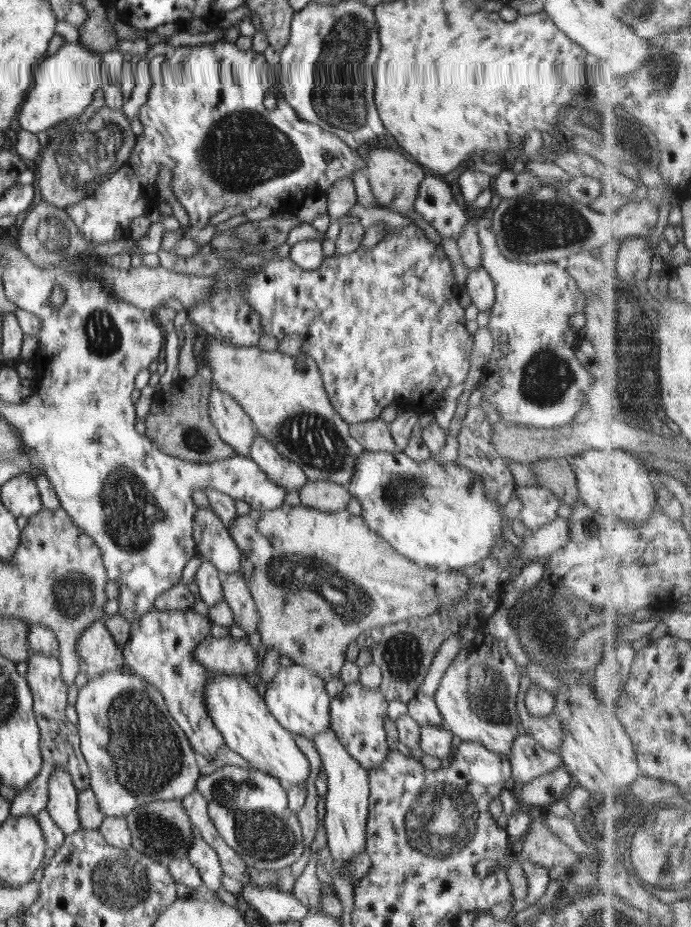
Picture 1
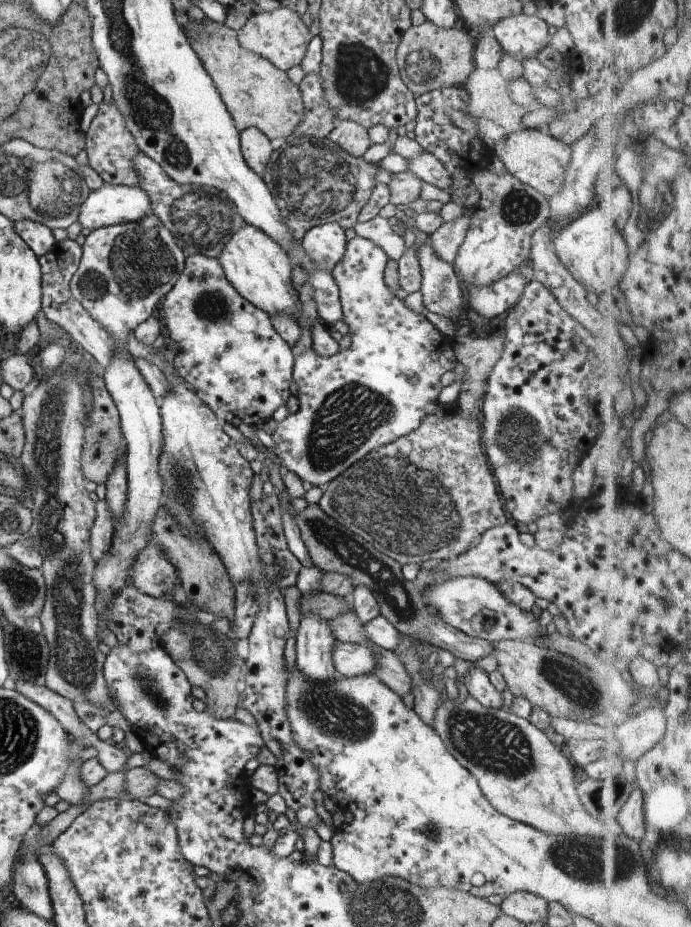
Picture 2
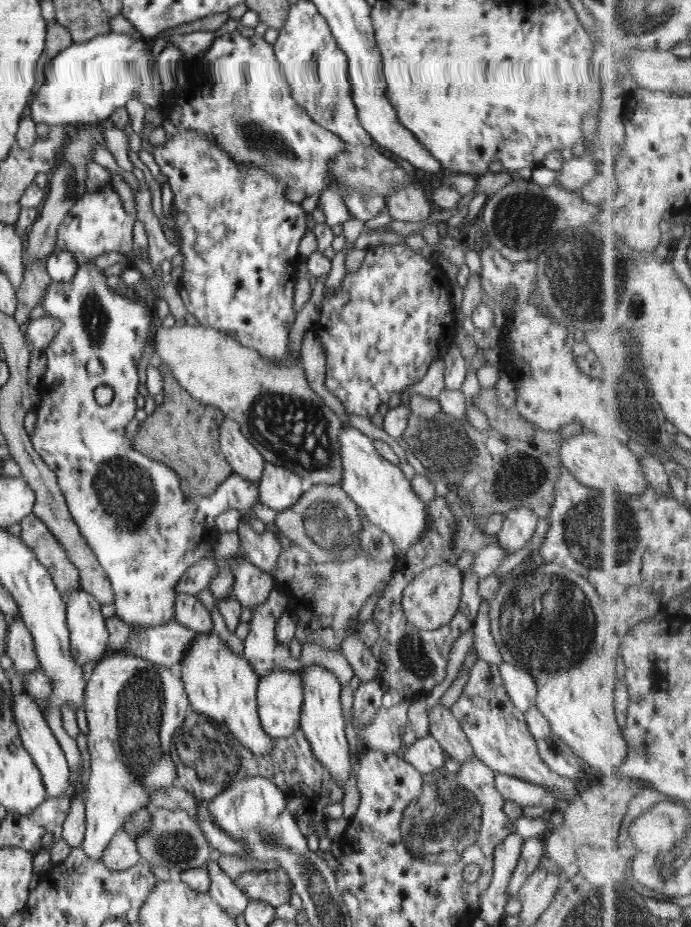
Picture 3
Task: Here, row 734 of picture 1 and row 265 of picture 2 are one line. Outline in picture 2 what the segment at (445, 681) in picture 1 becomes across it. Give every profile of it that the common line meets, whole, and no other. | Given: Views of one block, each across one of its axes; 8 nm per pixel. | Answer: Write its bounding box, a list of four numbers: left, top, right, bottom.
[454,169,550,290]

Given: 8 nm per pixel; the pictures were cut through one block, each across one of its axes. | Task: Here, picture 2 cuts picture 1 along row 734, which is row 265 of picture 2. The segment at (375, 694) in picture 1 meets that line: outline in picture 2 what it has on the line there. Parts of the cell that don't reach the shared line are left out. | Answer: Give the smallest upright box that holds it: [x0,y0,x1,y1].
[270,237,458,487]

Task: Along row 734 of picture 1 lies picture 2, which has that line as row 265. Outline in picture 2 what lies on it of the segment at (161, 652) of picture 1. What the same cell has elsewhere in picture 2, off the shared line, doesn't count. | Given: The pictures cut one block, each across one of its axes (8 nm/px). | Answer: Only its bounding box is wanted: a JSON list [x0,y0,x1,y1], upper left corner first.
[162,255,295,427]

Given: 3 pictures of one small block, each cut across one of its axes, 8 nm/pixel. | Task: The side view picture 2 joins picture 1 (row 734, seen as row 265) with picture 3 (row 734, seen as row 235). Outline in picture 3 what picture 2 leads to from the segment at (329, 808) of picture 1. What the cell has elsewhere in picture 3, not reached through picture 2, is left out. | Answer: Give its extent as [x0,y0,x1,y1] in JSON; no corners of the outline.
[299,665,351,792]

